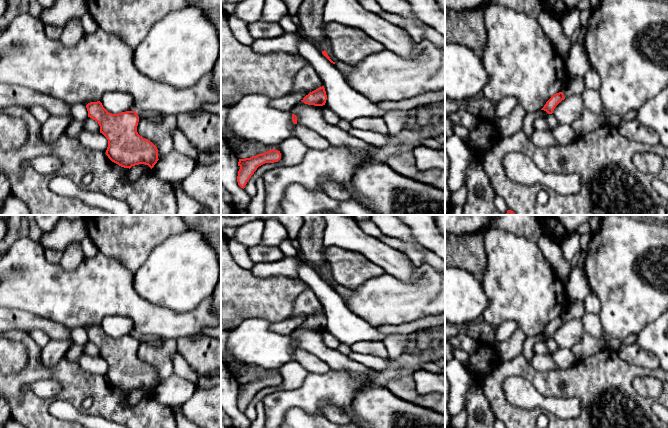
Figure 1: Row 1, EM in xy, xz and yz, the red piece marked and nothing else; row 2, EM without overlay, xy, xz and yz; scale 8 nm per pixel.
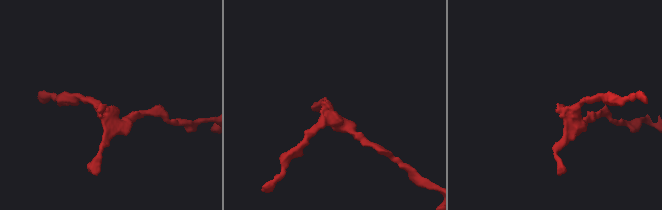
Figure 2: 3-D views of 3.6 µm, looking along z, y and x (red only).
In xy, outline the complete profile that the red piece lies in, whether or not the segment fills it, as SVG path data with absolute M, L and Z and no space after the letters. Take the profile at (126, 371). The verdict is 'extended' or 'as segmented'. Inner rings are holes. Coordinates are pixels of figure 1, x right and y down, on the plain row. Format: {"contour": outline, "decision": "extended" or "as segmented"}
{"contour": "M100 325L86 329L88 341L95 344L108 364L106 379L124 392L145 388L151 393L157 387L158 373L137 356L139 340L135 335L109 337Z", "decision": "as segmented"}

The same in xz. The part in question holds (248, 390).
{"contour": "M271 373L265 377L250 382L239 383L238 390L240 393L237 400L238 409L244 413L247 406L259 390L265 387L278 386L280 383L281 377L275 373Z", "decision": "as segmented"}

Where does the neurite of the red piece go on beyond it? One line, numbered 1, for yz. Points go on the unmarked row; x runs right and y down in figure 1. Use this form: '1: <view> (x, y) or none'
1: none

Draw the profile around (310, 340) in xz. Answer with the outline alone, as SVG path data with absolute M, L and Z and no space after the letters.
M298 326L292 333L297 340L297 348L303 349L324 361L330 369L346 370L353 376L368 373L371 369L352 360L338 349L328 348L323 342L321 330L308 329Z

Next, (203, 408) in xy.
M221 385L196 389L181 411L200 428L221 428Z

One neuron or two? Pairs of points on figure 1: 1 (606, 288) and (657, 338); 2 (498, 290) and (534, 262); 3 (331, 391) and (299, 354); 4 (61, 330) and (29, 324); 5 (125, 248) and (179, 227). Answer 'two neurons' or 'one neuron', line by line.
1: two neurons
2: one neuron
3: two neurons
4: one neuron
5: one neuron

